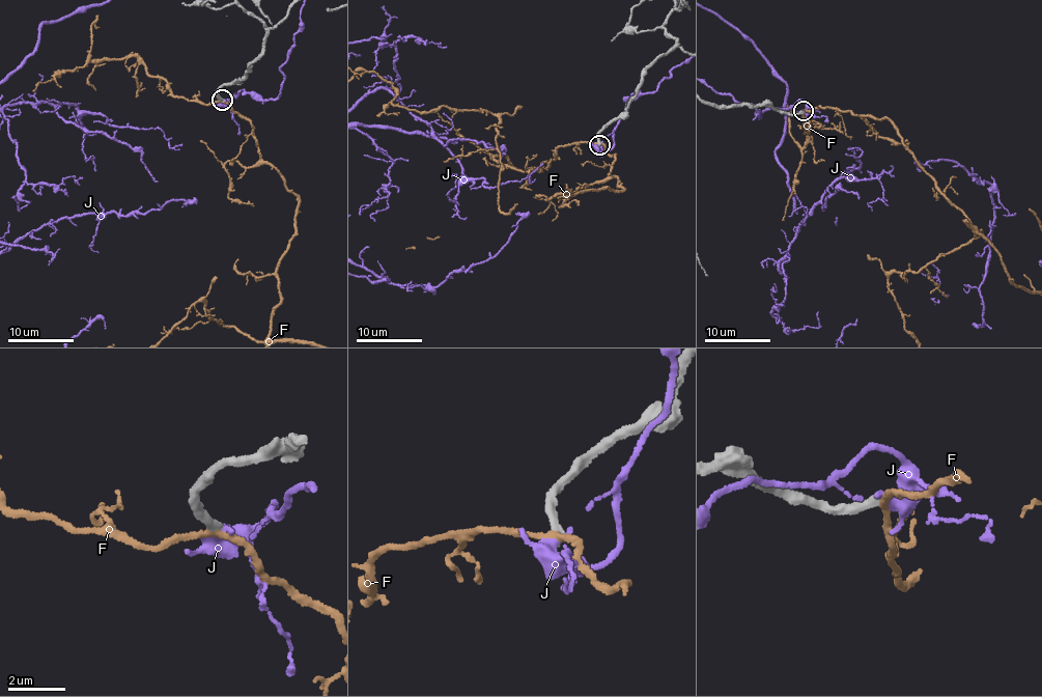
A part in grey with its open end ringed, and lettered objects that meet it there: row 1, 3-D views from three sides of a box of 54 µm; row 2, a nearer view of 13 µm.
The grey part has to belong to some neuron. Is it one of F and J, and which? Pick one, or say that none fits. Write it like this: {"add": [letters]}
{"add": []}

